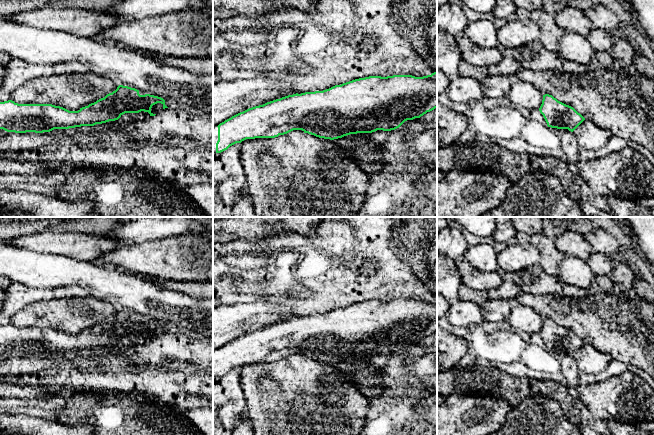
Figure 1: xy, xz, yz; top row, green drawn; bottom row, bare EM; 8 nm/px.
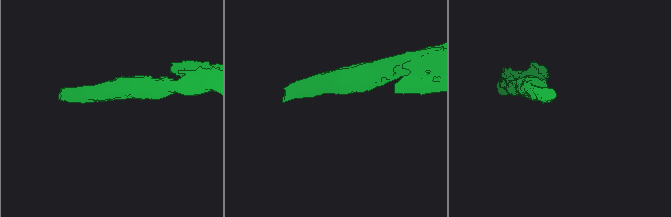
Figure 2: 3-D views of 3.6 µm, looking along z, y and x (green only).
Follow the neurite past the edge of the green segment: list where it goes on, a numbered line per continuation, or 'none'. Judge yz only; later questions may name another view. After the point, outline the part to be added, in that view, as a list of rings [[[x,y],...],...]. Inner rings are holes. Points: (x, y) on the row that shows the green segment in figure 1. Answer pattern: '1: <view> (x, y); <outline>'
none

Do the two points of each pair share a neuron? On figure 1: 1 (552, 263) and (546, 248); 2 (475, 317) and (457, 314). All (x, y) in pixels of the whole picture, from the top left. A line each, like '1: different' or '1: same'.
1: same
2: same

